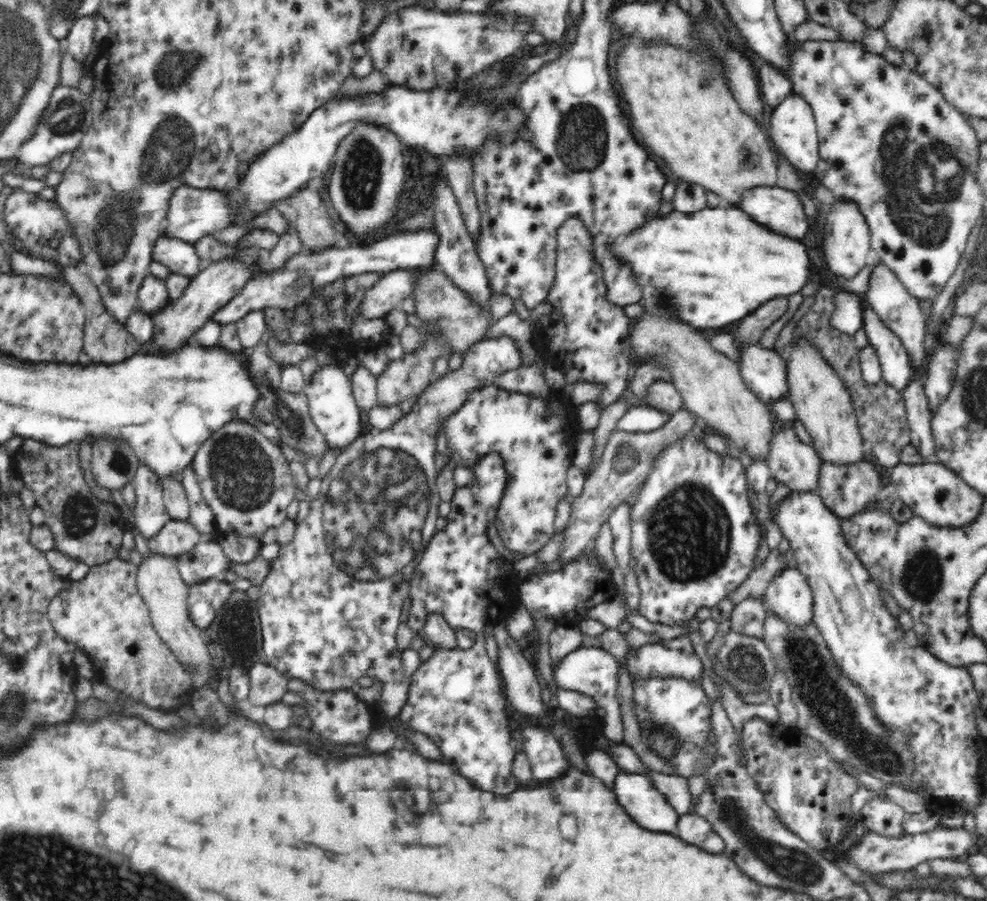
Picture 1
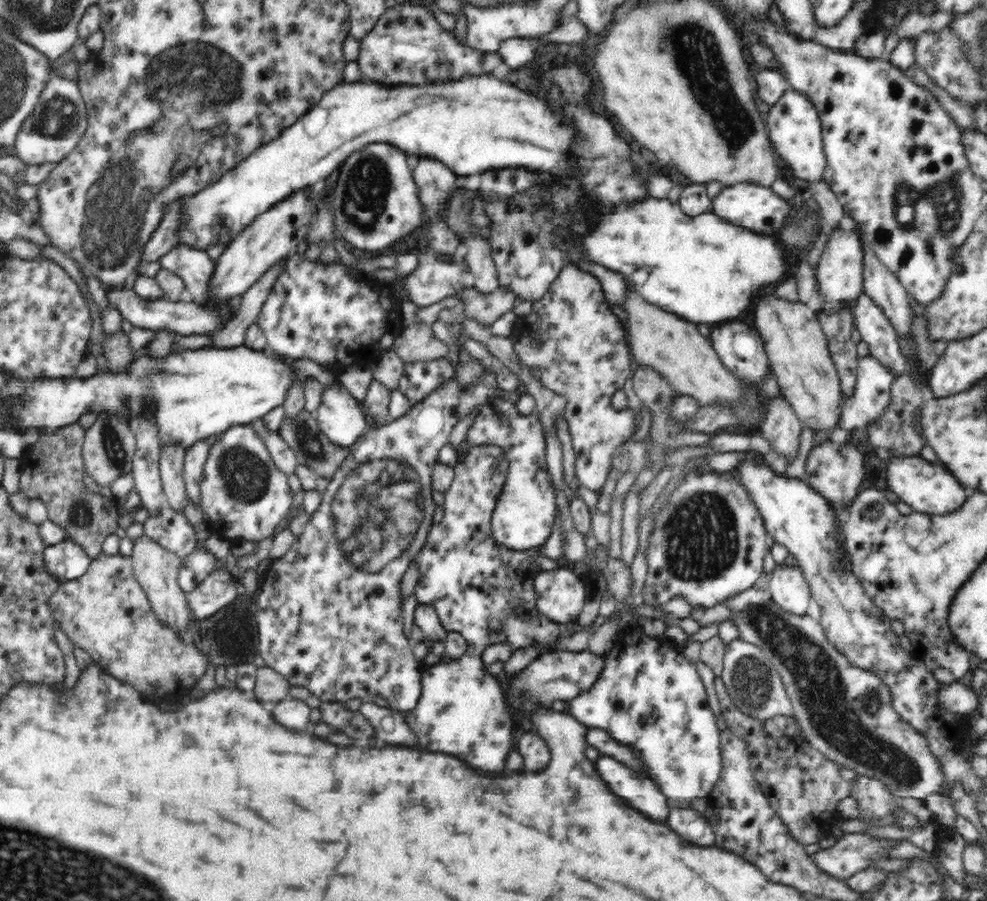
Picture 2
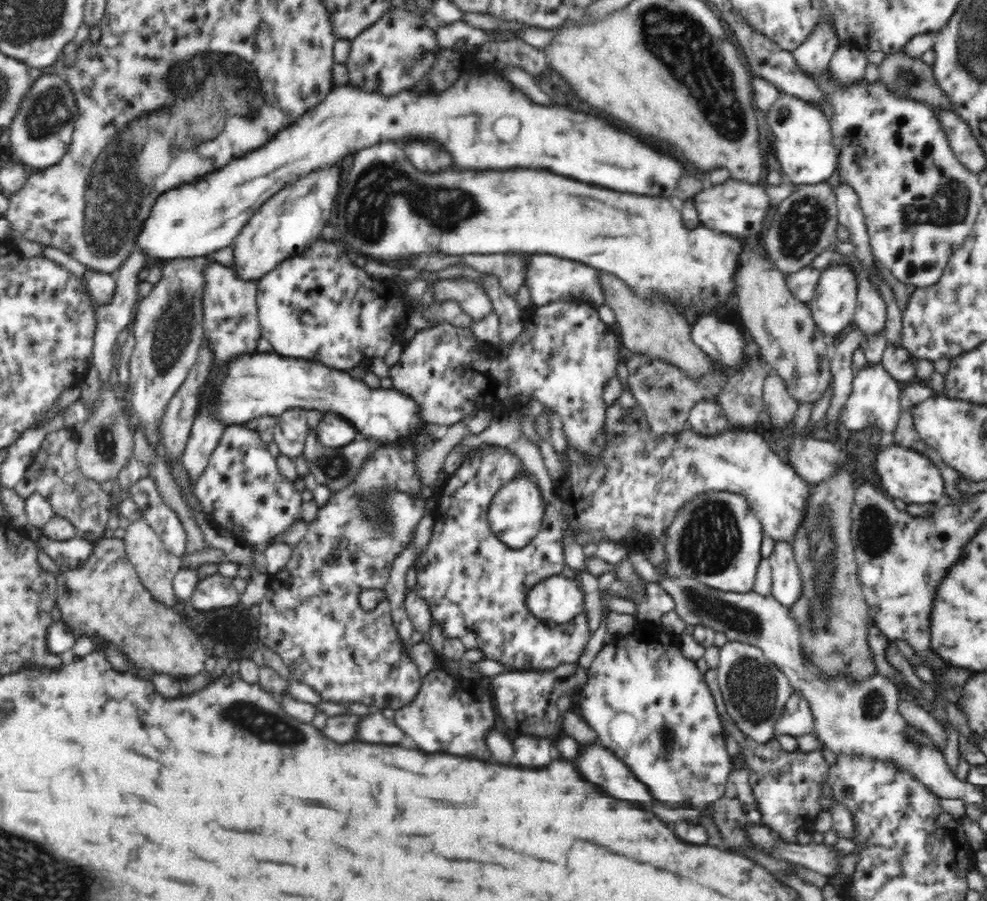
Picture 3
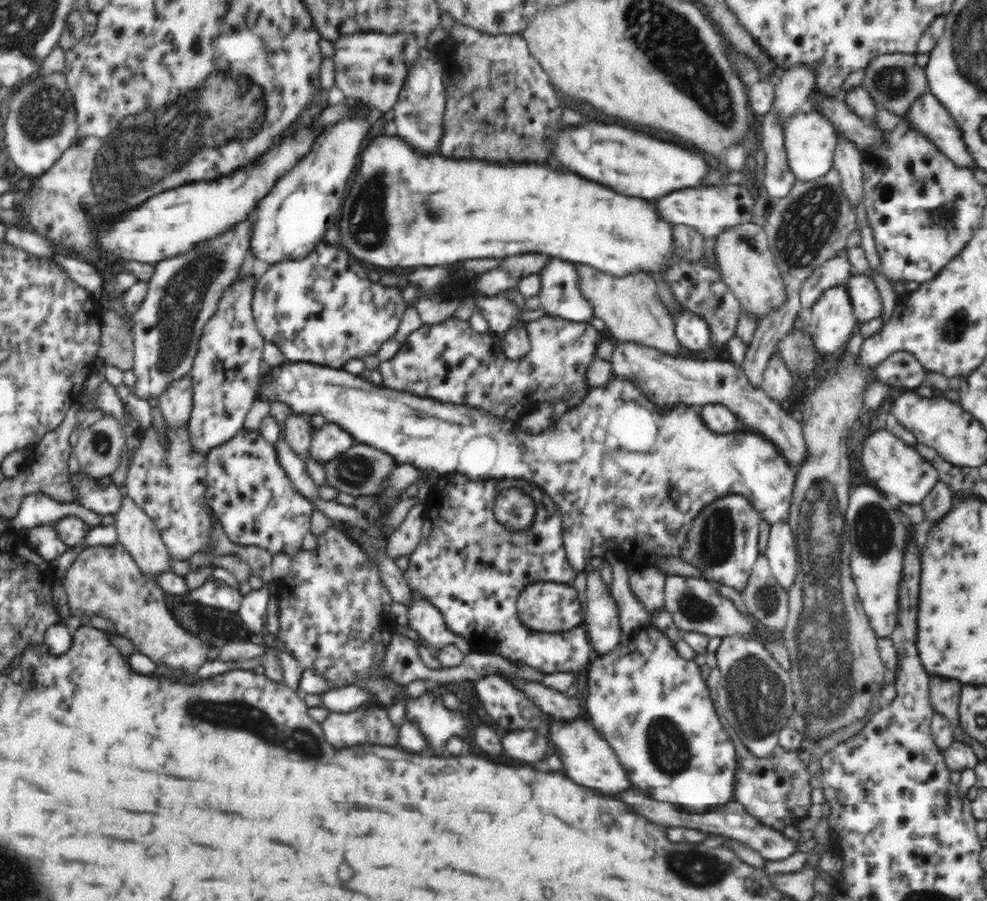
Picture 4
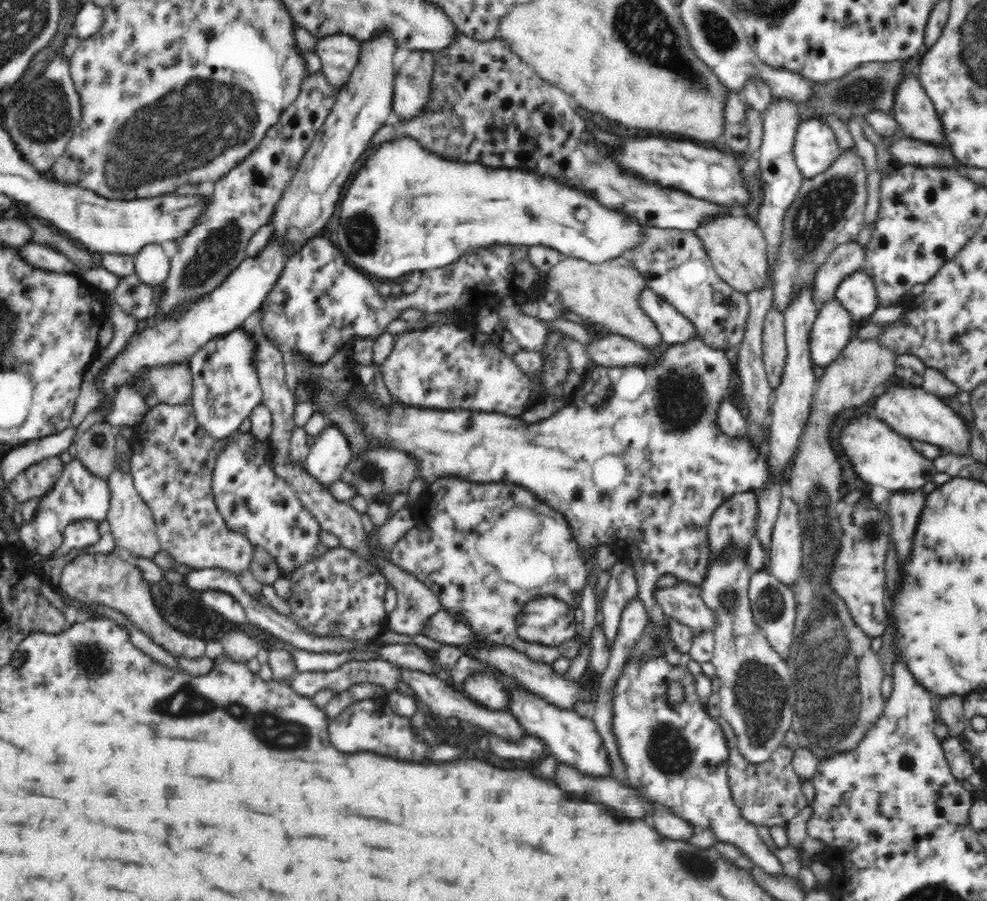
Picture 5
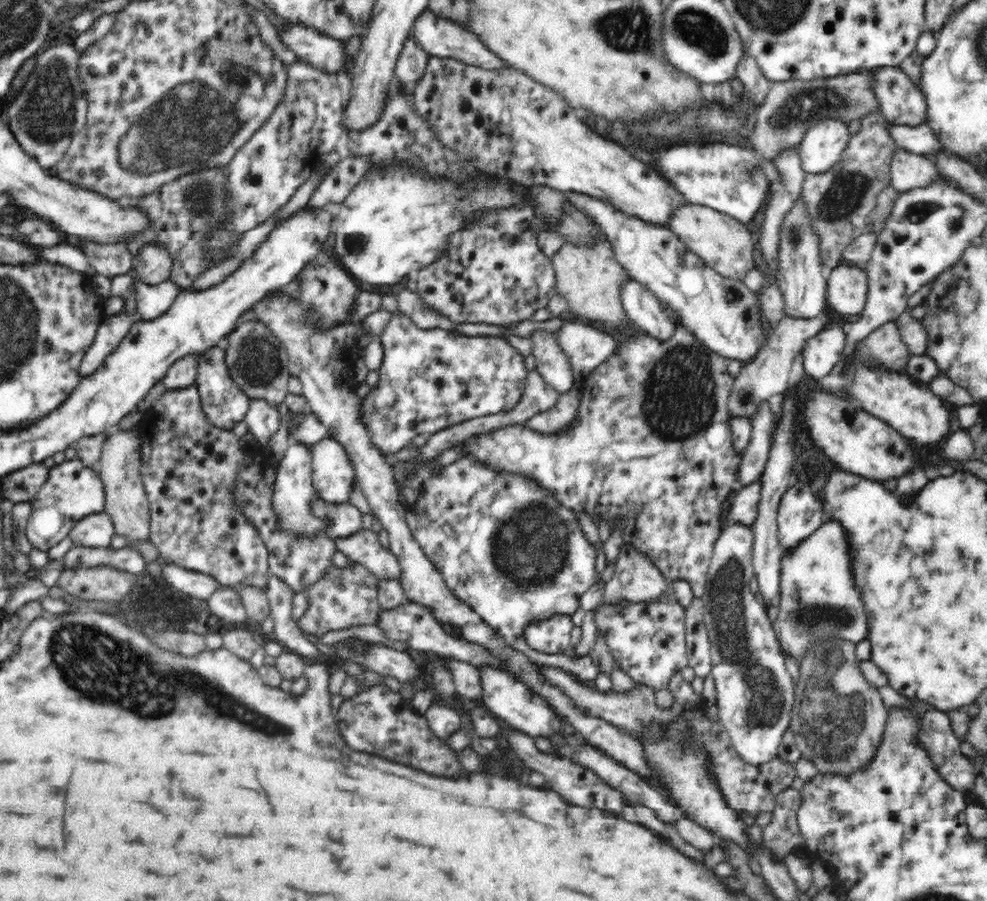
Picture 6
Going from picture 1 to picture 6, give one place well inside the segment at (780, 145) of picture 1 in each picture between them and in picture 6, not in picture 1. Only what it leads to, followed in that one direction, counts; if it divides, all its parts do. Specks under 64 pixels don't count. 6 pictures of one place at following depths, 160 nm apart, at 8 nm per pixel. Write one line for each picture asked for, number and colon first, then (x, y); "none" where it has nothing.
2: (794, 128)
3: (805, 151)
4: (810, 142)
5: (816, 148)
6: (822, 148)

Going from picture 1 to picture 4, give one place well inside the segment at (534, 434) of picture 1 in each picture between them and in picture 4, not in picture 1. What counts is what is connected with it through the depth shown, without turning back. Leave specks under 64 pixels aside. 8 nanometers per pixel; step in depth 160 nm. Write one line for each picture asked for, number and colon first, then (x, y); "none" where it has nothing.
2: (525, 514)
3: (516, 512)
4: (515, 509)

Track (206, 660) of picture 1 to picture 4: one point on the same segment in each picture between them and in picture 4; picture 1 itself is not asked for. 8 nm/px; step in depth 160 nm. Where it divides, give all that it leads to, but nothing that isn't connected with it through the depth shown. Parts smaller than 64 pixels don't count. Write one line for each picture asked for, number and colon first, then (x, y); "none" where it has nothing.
2: (156, 569)
3: (156, 567)
4: (137, 533)

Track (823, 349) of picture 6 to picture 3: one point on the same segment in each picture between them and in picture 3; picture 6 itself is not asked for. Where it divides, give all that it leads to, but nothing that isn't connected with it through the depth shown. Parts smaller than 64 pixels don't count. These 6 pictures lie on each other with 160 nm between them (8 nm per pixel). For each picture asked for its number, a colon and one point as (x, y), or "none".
3: (833, 304)
4: (832, 322)
5: (832, 330)

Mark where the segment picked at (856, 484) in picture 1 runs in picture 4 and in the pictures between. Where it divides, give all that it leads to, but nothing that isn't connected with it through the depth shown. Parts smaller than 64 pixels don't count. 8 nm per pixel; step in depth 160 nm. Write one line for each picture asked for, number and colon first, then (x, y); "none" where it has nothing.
2: (836, 470)
3: (814, 459)
4: (665, 379)

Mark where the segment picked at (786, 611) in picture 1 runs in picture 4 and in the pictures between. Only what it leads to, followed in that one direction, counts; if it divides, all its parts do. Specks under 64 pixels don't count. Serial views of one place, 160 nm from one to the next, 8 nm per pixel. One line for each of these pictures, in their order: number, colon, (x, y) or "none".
2: (788, 588)
3: (786, 586)
4: (781, 553)

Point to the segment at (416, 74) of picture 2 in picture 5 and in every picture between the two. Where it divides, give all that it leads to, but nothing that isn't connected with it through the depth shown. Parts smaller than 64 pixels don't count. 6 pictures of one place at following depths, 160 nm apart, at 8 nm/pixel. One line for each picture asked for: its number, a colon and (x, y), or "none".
3: (394, 54)
4: (371, 67)
5: (338, 54)

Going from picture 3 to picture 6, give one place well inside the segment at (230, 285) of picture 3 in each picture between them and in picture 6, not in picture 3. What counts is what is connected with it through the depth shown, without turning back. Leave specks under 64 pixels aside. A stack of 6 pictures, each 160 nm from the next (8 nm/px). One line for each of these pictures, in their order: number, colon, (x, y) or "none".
4: (226, 372)
5: (226, 388)
6: (225, 405)

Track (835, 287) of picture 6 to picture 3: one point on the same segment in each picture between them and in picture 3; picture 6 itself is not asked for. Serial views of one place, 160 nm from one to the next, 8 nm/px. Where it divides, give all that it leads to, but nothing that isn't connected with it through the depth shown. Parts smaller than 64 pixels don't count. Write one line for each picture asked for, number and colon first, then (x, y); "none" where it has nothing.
3: (870, 316)
4: (863, 294)
5: (856, 293)

